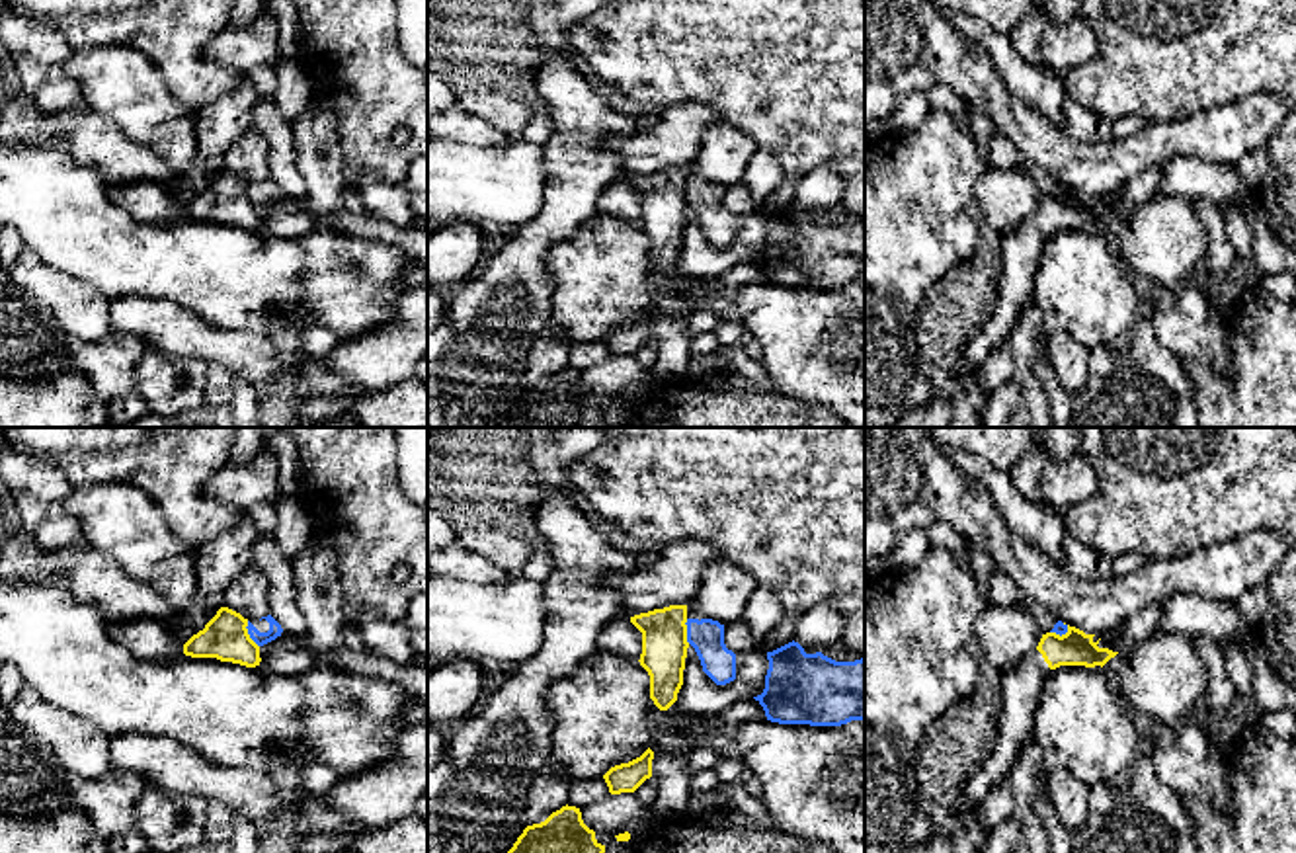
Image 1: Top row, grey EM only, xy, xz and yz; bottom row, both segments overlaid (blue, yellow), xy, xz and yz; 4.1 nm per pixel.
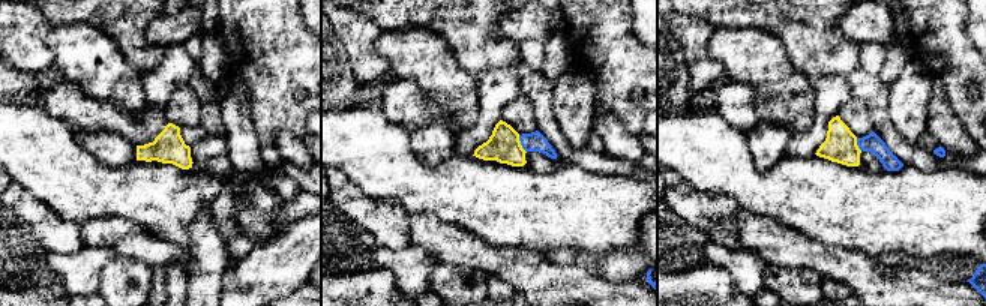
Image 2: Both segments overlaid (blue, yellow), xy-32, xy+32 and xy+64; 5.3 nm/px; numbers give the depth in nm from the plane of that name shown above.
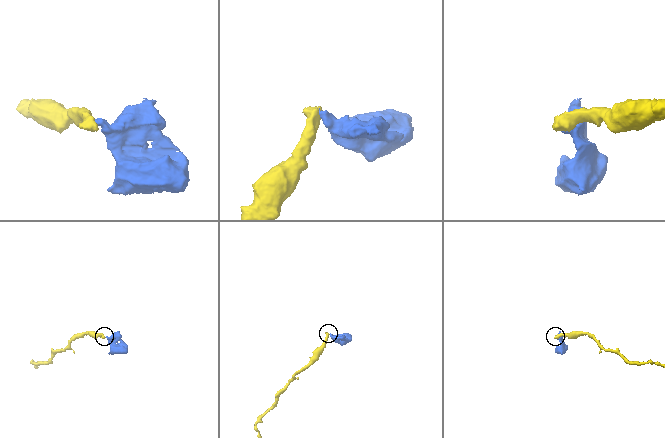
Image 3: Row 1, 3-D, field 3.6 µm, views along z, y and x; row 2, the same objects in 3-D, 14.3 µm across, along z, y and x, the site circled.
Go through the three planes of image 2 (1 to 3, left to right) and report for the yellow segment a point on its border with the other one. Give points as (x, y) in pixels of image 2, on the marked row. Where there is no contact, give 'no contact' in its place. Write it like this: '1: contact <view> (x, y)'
1: no contact
2: contact xy+32 (521, 144)
3: contact xy+64 (857, 144)

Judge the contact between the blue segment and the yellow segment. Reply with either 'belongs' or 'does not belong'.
does not belong

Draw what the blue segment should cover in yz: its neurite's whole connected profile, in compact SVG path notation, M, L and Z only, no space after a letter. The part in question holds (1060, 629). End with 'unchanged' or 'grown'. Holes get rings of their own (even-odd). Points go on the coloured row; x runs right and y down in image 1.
M1034 605L1034 617L1036 617L1036 623L1038 623L1042 634L1056 632L1062 636L1068 632L1068 625L1058 621L1048 609L1044 609L1040 605Z; grown

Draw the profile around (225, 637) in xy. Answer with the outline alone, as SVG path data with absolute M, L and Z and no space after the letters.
M221 607L203 630L183 644L183 654L191 658L217 658L246 668L260 666L260 646L248 634L248 619Z

